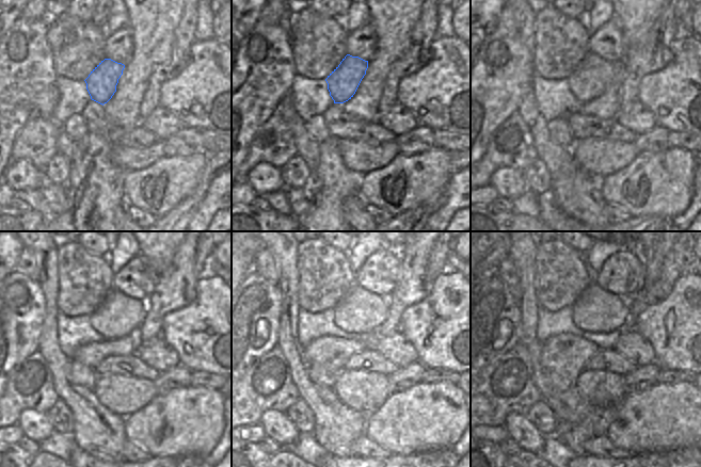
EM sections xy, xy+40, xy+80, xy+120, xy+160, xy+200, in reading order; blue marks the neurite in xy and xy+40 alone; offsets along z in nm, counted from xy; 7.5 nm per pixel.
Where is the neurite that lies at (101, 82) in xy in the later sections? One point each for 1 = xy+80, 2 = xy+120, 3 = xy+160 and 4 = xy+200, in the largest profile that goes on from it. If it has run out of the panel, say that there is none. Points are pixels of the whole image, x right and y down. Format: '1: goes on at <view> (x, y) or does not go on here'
1: goes on at xy+80 (590, 79)
2: goes on at xy+120 (118, 315)
3: goes on at xy+160 (360, 311)
4: goes on at xy+200 (596, 310)

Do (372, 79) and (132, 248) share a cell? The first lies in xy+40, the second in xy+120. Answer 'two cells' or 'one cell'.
two cells

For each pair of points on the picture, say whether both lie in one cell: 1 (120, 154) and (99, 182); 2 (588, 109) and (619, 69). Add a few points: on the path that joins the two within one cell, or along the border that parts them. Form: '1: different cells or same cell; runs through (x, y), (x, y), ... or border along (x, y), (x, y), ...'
1: different cells; border along (111, 144), (110, 161), (124, 172)
2: same cell; runs through (600, 103), (612, 91), (616, 81)

